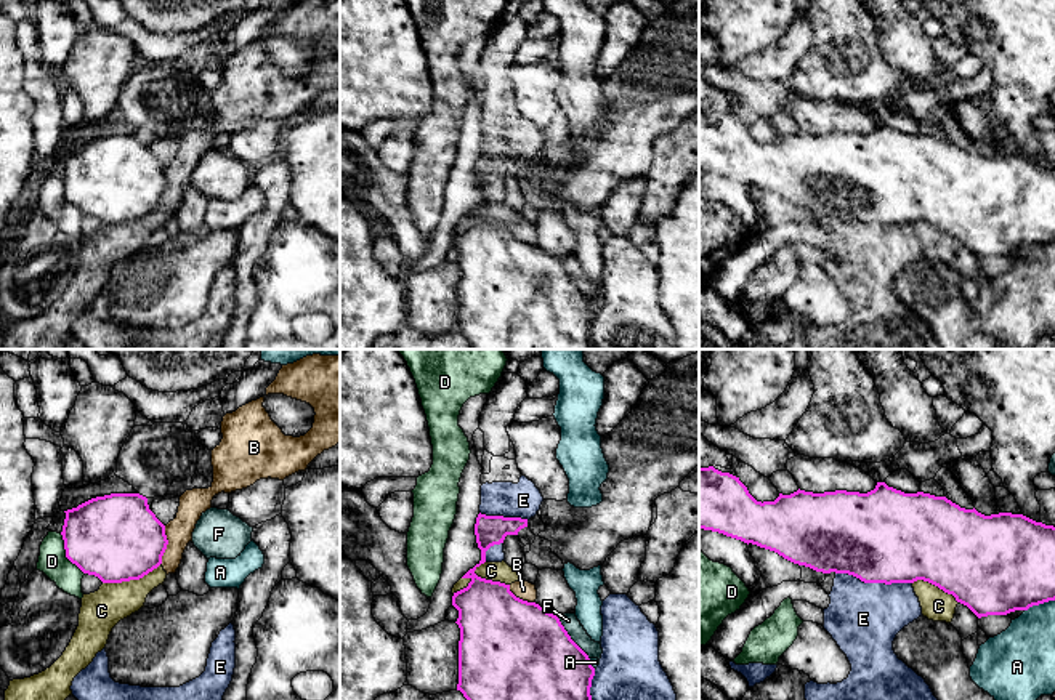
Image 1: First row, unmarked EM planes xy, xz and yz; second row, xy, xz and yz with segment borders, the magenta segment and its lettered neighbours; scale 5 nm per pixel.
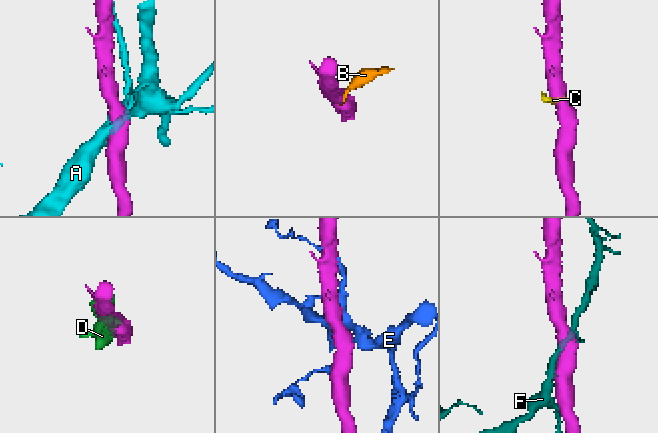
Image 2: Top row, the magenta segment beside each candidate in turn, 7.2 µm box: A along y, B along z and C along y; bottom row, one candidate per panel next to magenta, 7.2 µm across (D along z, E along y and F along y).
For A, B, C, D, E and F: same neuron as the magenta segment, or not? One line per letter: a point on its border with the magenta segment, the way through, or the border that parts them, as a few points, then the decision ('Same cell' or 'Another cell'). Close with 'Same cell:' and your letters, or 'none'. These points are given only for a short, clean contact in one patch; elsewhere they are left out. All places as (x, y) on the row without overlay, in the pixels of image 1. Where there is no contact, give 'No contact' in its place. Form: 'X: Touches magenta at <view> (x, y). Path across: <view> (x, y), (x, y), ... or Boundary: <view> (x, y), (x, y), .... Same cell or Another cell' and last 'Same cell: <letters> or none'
A: Touches magenta at yz (1039, 244). Another cell
B: Touches magenta at xy (167, 185). Boundary: xy (165, 167), (167, 189), (161, 204). Another cell
C: Touches magenta at xy (132, 220). Boundary: xy (161, 204), (138, 220), (103, 225). Another cell
D: Touches magenta at xy (66, 196). Another cell
E: Touches magenta at yz (874, 223). Another cell
F: Touches magenta at xz (569, 279). Another cell
Same cell: none

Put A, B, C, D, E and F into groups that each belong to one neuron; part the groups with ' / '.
A / B C / D / E / F

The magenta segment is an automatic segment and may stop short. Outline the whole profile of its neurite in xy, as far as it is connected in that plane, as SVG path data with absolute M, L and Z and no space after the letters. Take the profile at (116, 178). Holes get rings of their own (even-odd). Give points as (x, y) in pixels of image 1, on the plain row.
M111 135L91 139L67 151L63 181L66 199L83 215L103 224L139 221L162 205L168 181L165 167L149 151L148 139L139 135Z

